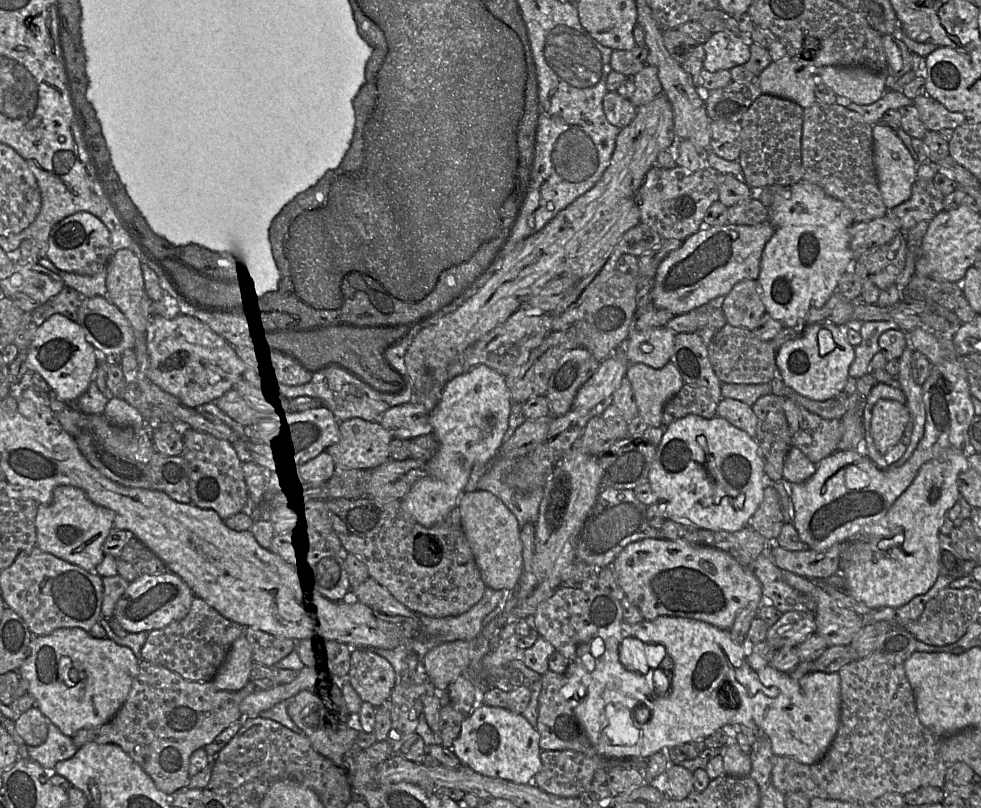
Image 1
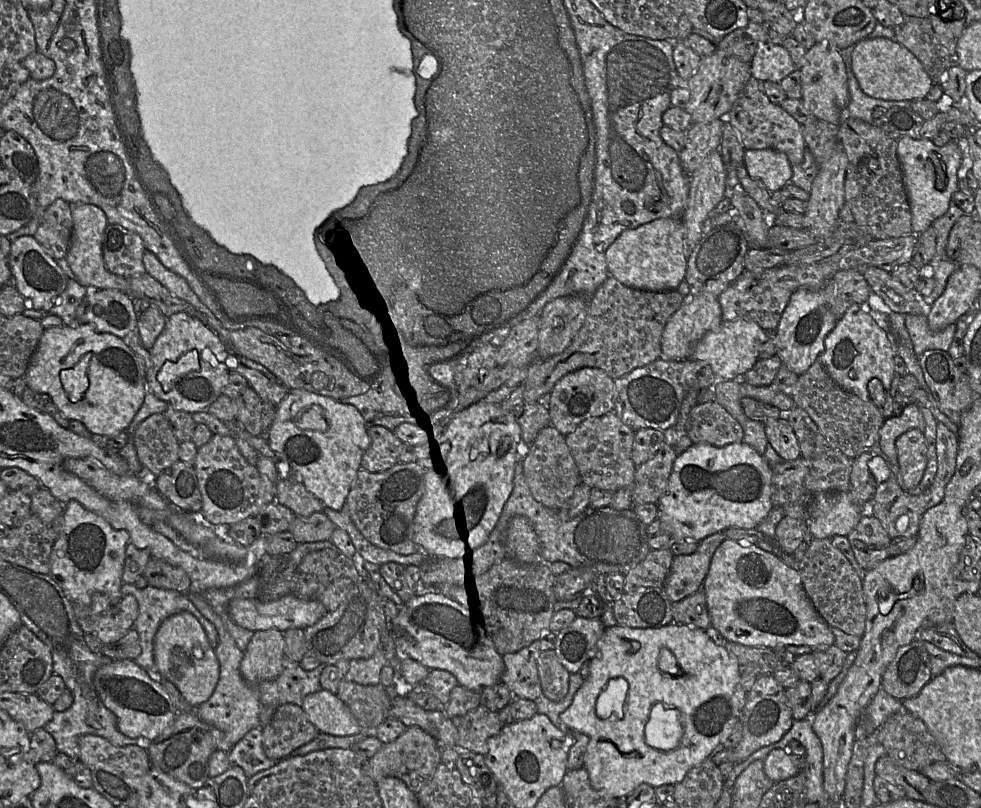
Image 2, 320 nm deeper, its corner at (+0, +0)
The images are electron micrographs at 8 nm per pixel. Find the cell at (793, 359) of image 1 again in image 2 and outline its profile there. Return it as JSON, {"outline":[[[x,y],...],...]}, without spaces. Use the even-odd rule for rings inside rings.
{"outline":[[[865,302],[861,305],[852,306],[837,320],[819,360],[838,386],[880,408],[896,374],[897,344],[885,328],[885,315],[873,312]]]}

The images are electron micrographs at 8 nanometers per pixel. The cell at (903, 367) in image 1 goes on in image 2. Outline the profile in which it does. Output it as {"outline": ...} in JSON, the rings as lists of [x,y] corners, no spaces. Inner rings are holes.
{"outline":[[[919,406],[919,408],[925,421],[923,435],[928,446],[927,472],[918,486],[908,490],[910,494],[901,489],[896,478],[892,475],[885,481],[879,483],[876,481],[875,494],[869,508],[870,514],[881,522],[892,539],[917,535],[923,515],[943,500],[945,488],[956,468],[959,445],[957,433],[952,432],[943,423],[937,421],[931,406]]]}

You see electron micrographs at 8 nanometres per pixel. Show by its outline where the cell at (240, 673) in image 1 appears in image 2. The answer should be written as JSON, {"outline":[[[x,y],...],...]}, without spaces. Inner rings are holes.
{"outline":[[[275,629],[254,632],[240,664],[244,680],[258,686],[263,681],[279,676],[282,671],[284,649],[283,632]]]}

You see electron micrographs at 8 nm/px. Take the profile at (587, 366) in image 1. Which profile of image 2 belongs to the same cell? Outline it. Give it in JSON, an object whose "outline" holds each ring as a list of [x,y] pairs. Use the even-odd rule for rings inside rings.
{"outline":[[[584,367],[563,376],[545,399],[550,425],[564,436],[573,432],[584,420],[612,412],[615,401],[614,379],[599,368]]]}

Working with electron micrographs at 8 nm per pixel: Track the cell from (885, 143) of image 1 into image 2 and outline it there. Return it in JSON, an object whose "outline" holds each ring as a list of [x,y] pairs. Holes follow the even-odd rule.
{"outline":[[[902,136],[897,139],[897,154],[898,158],[901,164],[902,168],[902,173],[903,173],[903,180],[904,184],[907,190],[907,194],[909,197],[909,202],[911,206],[911,213],[912,213],[912,228],[913,228],[913,233],[917,236],[924,231],[926,231],[932,223],[939,218],[940,216],[944,215],[947,210],[949,209],[949,205],[951,201],[953,200],[953,194],[959,189],[959,177],[958,177],[958,170],[961,167],[962,161],[963,161],[963,151],[962,148],[959,144],[959,140],[963,139],[964,137],[959,138],[958,140],[951,141],[950,143],[944,145],[944,146],[937,146],[935,145],[931,139],[925,139],[925,138],[912,138],[909,136]]]}

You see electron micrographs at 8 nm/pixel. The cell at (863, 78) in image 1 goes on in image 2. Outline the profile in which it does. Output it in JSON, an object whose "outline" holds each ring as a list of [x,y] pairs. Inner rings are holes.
{"outline":[[[868,37],[854,44],[851,69],[865,94],[883,100],[925,99],[935,84],[912,52],[897,41],[884,37]]]}

